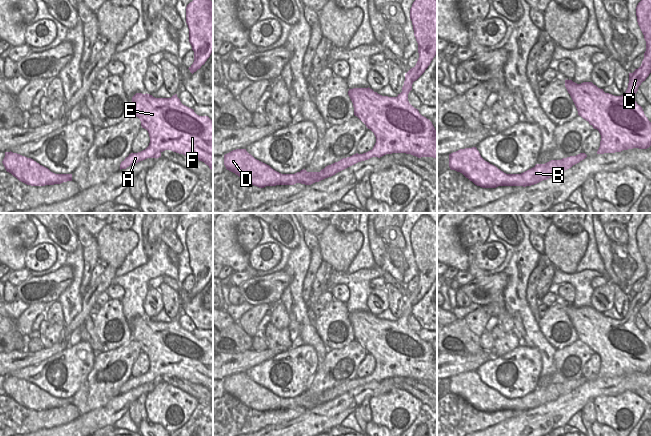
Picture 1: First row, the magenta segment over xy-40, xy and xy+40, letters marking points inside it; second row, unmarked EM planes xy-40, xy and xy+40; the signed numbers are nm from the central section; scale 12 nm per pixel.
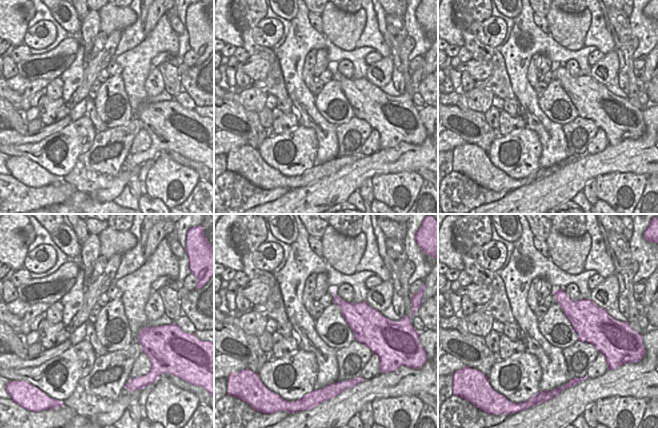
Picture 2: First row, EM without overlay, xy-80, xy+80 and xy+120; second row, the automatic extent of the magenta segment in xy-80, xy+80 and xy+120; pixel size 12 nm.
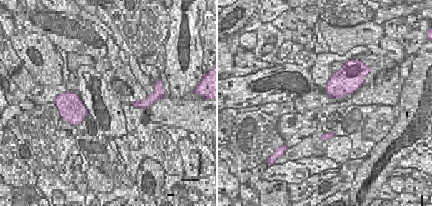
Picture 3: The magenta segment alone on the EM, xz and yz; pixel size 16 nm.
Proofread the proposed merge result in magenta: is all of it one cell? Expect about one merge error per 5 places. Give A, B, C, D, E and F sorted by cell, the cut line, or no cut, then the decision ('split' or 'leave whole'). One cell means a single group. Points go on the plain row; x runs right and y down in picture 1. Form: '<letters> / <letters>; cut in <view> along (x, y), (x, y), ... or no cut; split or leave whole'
A B C D E F; no cut; leave whole

